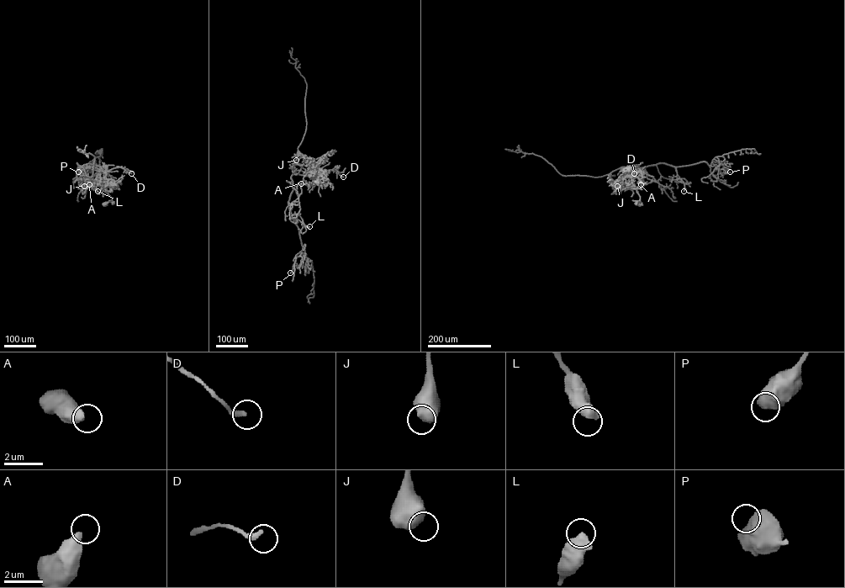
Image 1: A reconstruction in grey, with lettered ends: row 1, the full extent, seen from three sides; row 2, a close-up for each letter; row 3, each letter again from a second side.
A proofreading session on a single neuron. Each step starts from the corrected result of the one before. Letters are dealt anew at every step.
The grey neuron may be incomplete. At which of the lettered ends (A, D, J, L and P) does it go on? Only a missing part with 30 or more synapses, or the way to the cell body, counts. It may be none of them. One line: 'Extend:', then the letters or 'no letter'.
Extend: no letter

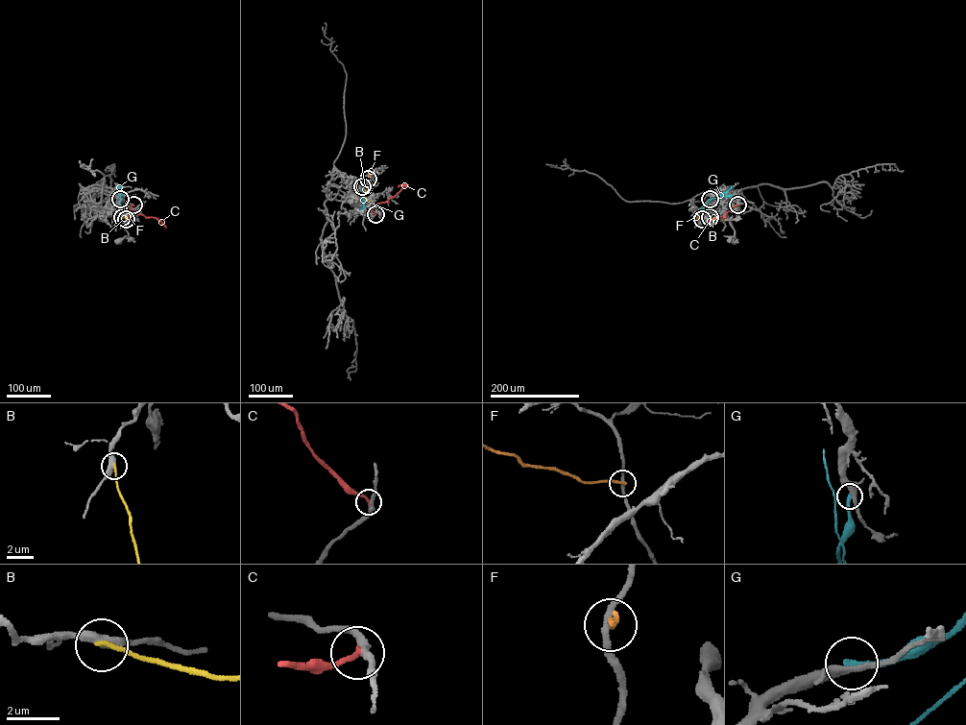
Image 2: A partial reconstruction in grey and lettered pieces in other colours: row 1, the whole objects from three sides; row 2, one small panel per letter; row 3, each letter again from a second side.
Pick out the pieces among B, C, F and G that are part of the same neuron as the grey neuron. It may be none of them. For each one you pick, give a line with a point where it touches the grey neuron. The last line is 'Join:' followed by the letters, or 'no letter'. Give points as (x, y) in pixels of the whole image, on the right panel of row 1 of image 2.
Join: no letter

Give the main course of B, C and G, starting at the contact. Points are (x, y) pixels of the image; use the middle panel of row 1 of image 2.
B: (364, 186), (367, 200), (370, 201)
C: (375, 214), (373, 206), (386, 202), (408, 184)
G: (362, 186), (363, 206), (360, 209)

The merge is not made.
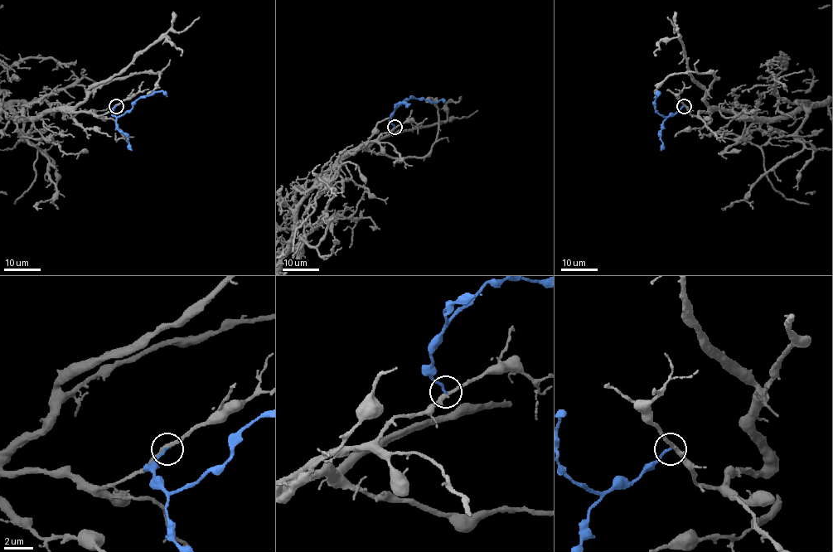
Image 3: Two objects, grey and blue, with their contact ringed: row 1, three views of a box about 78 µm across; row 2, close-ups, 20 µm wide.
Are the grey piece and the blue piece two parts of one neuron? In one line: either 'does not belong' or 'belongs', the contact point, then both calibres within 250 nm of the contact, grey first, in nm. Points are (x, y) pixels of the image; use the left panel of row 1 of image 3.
does not belong; place (116, 106); calibres 280 and 160 nm

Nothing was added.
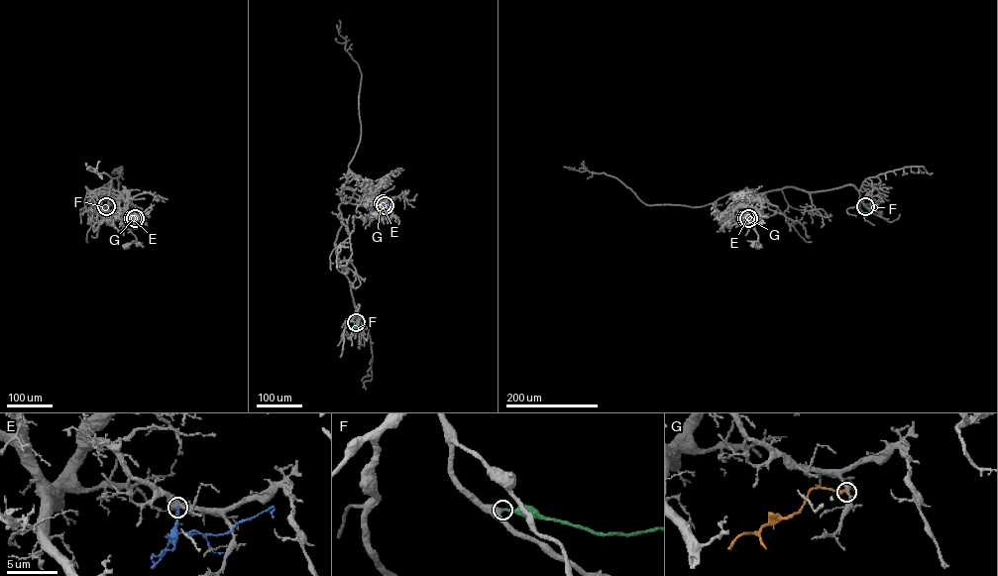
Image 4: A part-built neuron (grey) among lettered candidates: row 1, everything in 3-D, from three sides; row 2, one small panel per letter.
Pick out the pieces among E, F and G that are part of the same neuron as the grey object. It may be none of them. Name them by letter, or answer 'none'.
F

